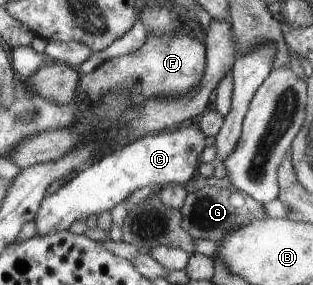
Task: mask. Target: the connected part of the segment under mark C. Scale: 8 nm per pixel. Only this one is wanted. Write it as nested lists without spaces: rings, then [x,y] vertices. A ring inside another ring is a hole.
[[[188,123],[186,127],[175,131],[165,130],[163,133],[146,135],[121,149],[102,155],[76,174],[76,177],[67,180],[59,191],[43,199],[34,220],[36,234],[47,237],[54,231],[69,231],[75,221],[86,221],[92,215],[99,217],[101,213],[113,209],[131,193],[147,185],[153,185],[157,189],[168,184],[192,185],[198,174],[201,153],[205,151],[207,143],[207,135],[197,124]]]

